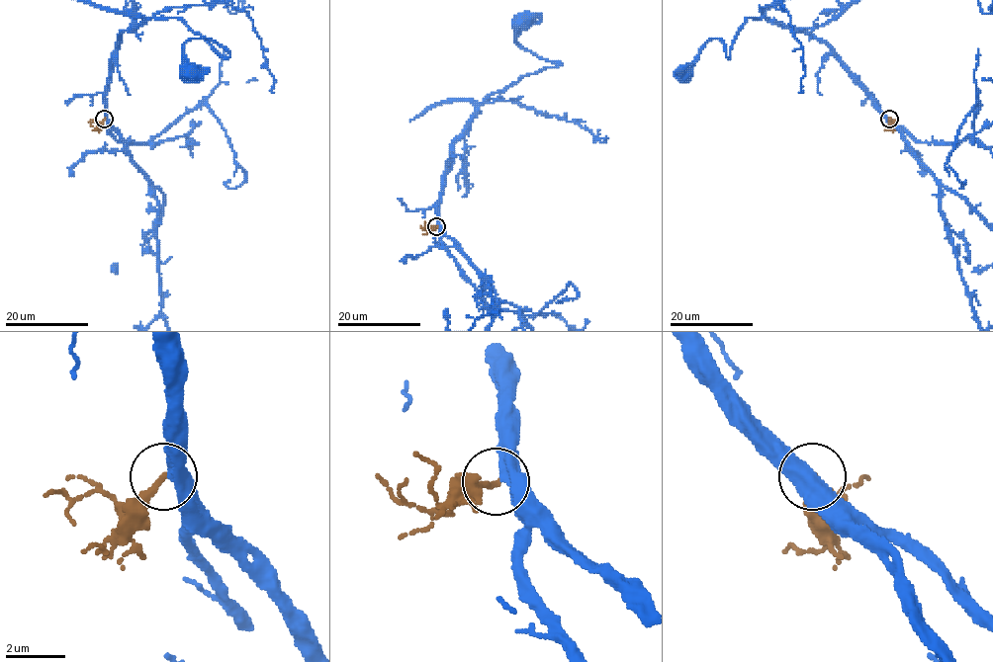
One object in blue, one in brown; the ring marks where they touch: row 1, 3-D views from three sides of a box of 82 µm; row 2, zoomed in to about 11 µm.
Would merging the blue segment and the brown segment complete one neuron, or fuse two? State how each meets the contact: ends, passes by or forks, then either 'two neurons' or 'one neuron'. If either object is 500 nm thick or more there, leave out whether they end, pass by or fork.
blue passes by; brown ends there; one neuron

